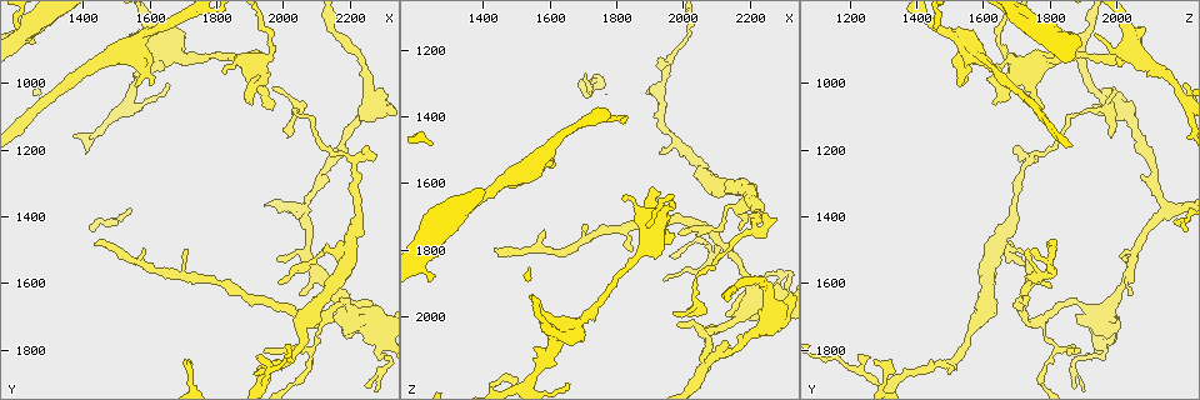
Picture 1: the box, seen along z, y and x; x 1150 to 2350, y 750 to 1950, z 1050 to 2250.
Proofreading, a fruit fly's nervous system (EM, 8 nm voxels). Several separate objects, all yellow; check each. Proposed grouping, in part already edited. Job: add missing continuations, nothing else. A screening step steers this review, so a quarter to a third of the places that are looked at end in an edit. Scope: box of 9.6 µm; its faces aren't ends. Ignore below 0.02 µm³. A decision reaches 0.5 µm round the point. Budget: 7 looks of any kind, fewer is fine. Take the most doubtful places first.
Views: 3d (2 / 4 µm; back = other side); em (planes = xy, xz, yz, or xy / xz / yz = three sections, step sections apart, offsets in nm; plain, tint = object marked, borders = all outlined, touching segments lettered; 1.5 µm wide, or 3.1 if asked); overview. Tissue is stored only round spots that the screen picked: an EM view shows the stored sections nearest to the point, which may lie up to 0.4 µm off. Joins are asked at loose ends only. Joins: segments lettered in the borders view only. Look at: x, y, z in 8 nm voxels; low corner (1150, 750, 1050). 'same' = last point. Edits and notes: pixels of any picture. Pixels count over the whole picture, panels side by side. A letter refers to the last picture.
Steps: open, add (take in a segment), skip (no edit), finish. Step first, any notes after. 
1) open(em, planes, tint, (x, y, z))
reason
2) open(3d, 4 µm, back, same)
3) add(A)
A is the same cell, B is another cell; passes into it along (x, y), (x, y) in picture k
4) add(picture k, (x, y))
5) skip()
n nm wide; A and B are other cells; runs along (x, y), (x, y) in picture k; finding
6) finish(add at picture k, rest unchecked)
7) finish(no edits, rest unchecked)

open(3d, 2 µm, (1560, 1010, 1530))
an open end

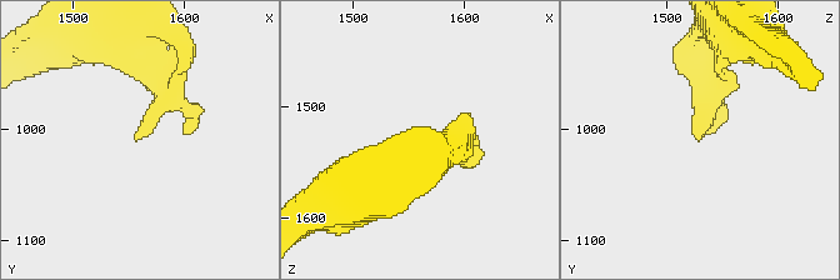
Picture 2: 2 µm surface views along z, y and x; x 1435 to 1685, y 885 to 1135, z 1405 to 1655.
open(em, planes, borders, (1558, 1004, 1526))

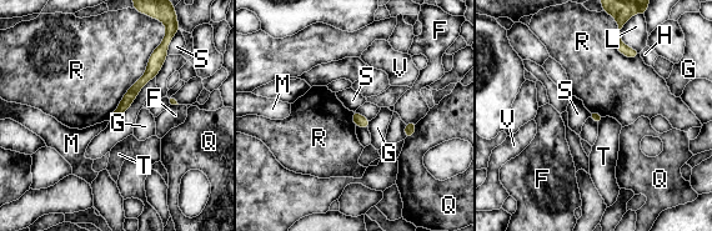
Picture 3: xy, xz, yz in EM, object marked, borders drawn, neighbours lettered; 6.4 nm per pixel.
skip()
F, G, H, L, M, Q, R, S, T and V are other cells; runs along (158, 55), (151, 73), (116, 114) in picture 3; none of them fits

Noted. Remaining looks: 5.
open(3d, 2 µm, (1250, 880, 1900))
branch stops here

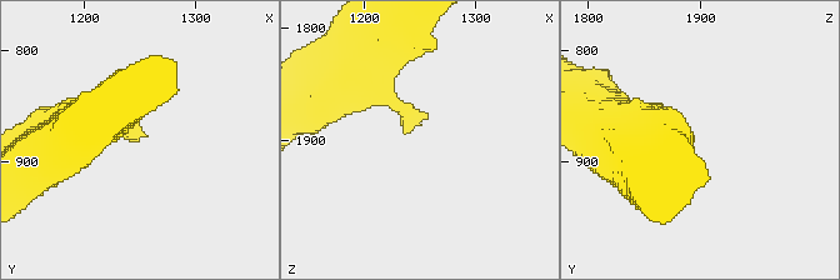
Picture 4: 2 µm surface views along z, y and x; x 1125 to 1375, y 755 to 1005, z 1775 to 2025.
open(em, planes, borders, (1244, 876, 1894))
now the EM

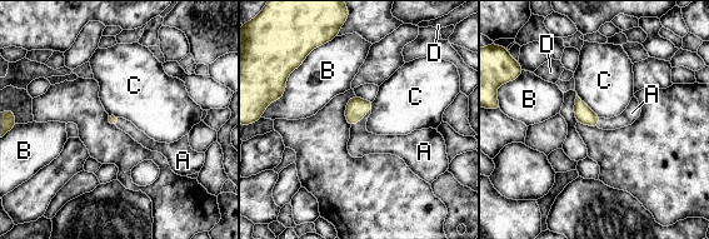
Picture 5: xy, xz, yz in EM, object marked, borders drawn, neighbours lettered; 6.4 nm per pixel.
add(A)
A is the same cell, B, C and D are other cells; passes into it along (357, 108), (360, 119), (362, 143) in picture 5; the neuron continues

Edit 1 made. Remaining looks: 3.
open(em, planes, borders, (1940, 1860, 1500))
free end

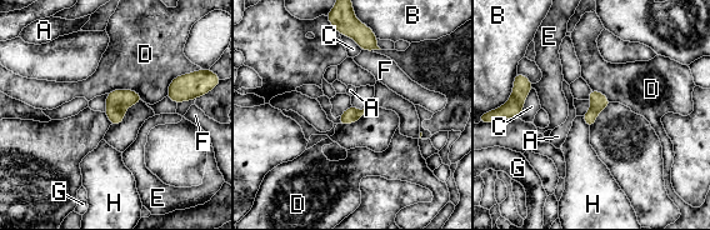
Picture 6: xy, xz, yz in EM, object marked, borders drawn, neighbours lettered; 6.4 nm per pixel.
skip()
100 nm wide; A, B, C, D, E, F, G and H are other cells; border along (581, 116), (589, 128) in picture 6; none of them fits

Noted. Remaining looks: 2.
finish(add at picture 5, rest unchecked)

